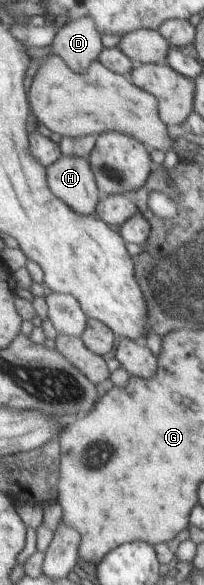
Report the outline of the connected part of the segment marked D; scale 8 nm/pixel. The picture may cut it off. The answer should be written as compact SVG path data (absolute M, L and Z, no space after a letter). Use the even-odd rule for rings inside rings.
M89 16L62 23L56 31L52 48L75 74L85 74L104 49L101 34Z

